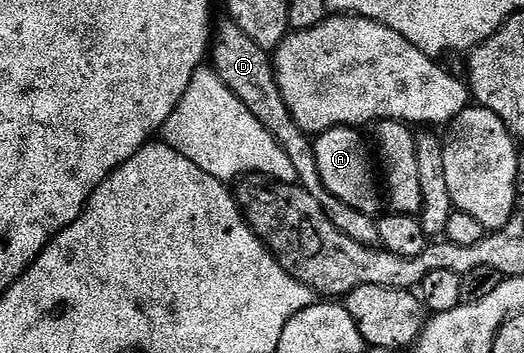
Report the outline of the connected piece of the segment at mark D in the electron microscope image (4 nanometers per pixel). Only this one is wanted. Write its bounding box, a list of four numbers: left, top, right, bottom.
[210,19,380,247]

